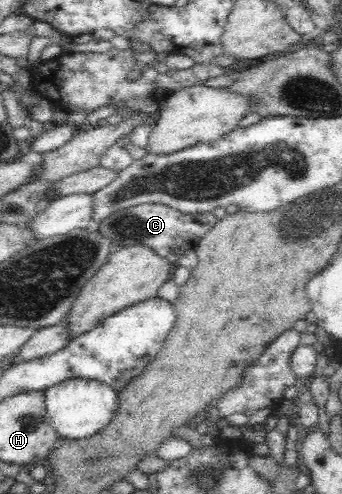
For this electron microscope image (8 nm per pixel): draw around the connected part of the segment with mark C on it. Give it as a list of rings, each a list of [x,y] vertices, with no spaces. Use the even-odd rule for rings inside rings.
[[[150,203],[114,210],[110,216],[98,222],[98,233],[112,239],[117,248],[136,245],[150,247],[156,255],[176,263],[178,256],[184,254],[186,249],[195,247],[217,222],[213,213],[184,214],[163,204]]]

